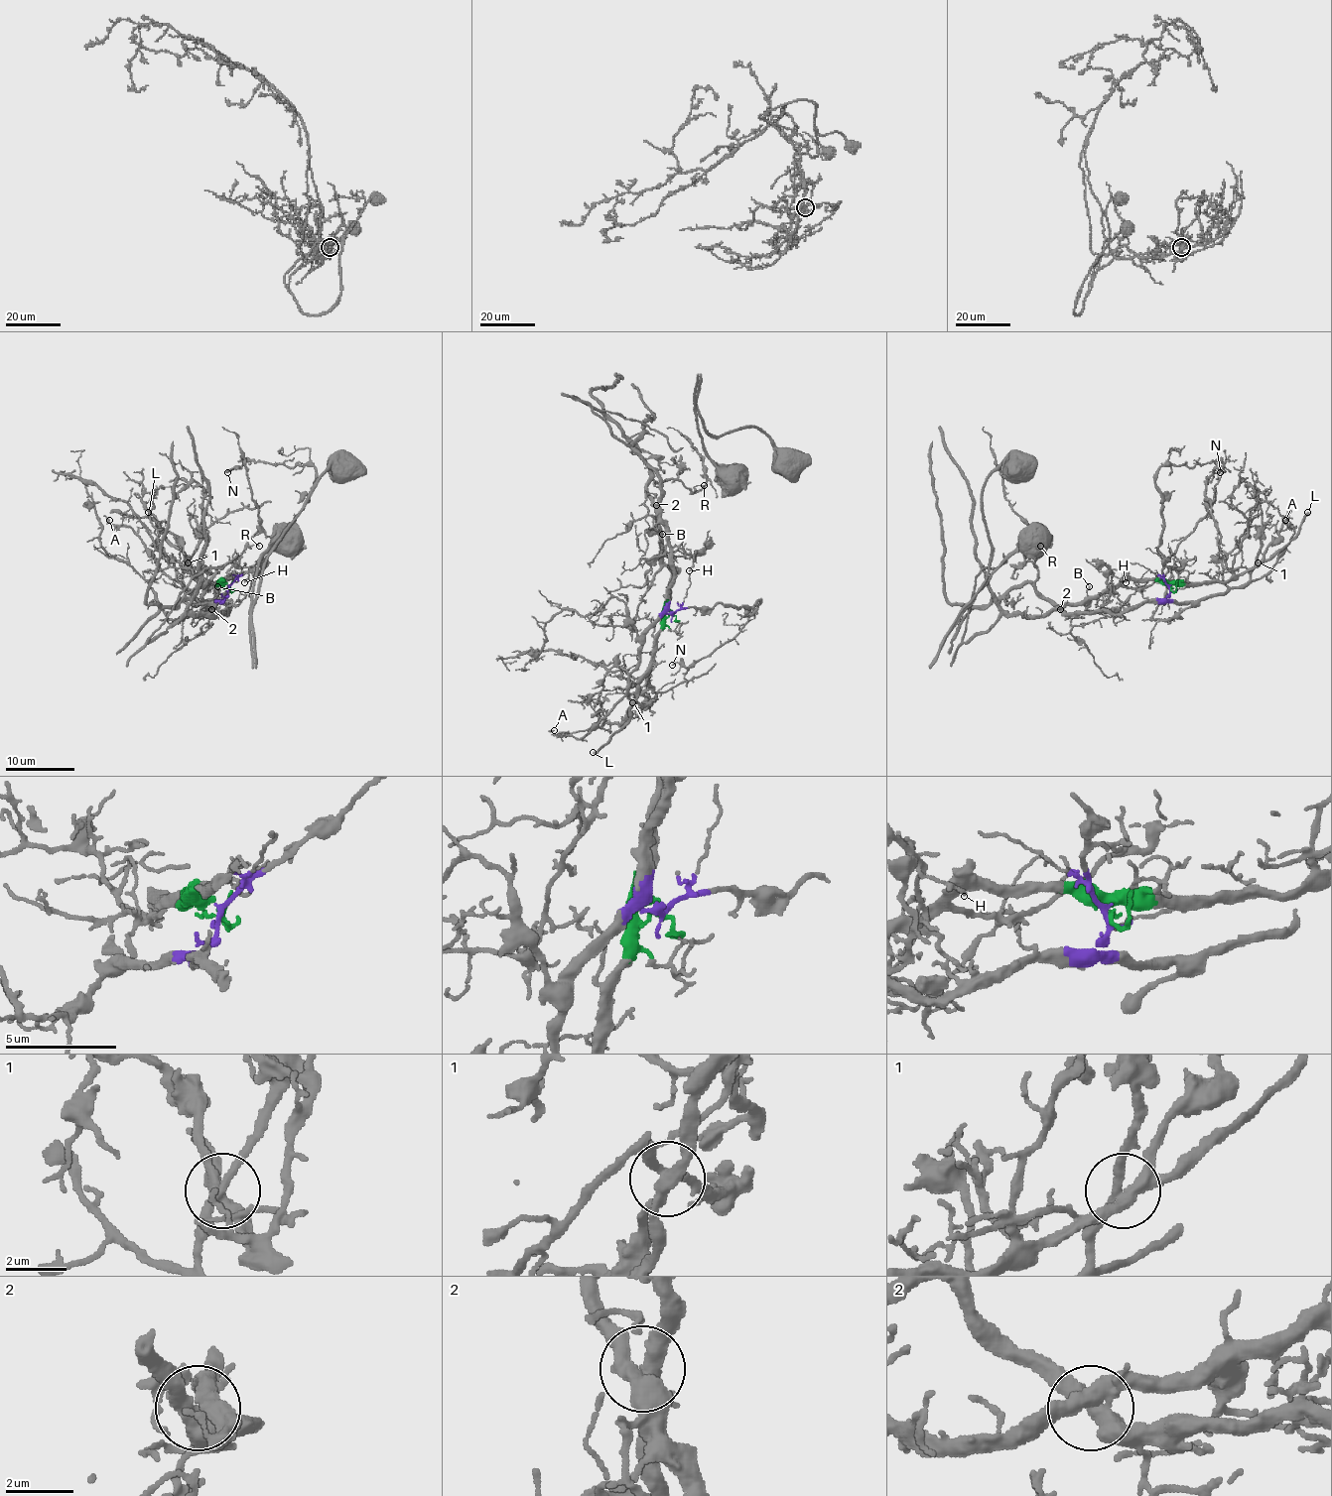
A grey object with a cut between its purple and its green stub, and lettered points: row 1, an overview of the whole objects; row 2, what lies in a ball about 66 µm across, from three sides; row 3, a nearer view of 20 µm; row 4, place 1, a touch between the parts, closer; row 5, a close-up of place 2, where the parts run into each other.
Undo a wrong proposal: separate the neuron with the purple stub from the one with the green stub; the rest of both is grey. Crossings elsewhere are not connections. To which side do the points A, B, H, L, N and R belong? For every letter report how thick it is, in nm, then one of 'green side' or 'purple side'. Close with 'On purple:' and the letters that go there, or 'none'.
A: 120 nm | green side
B: 160 nm | green side
H: 120 nm | green side
L: 240 nm | green side
N: 130 nm | purple side
R: 150 nm | purple side
On purple: N, R

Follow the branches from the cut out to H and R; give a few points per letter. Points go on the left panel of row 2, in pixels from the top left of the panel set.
H: (228, 587), (221, 582), (226, 580), (217, 586), (217, 591), (223, 593), (245, 573), (243, 582)
R: (228, 587), (224, 598), (228, 612), (216, 613), (202, 598), (207, 580), (247, 548), (259, 547)

